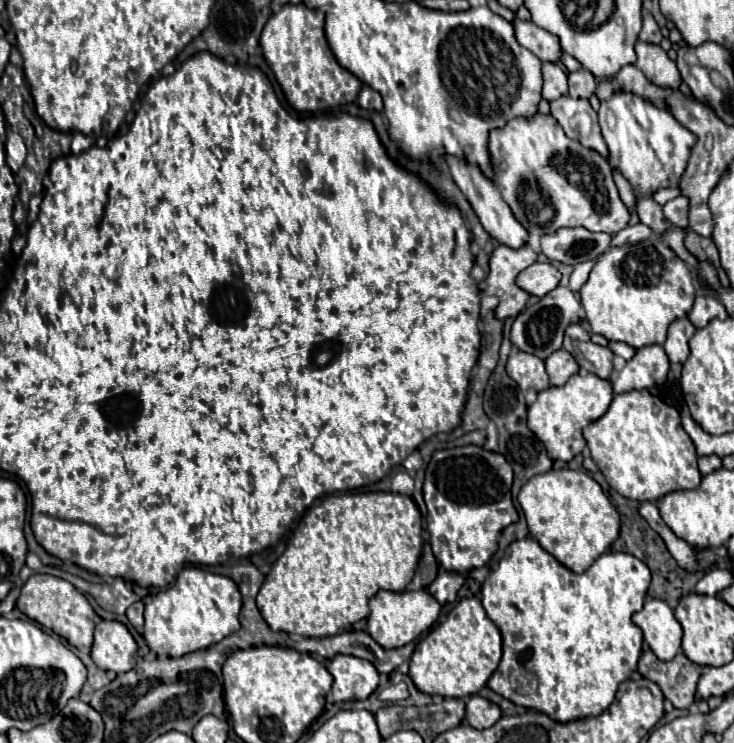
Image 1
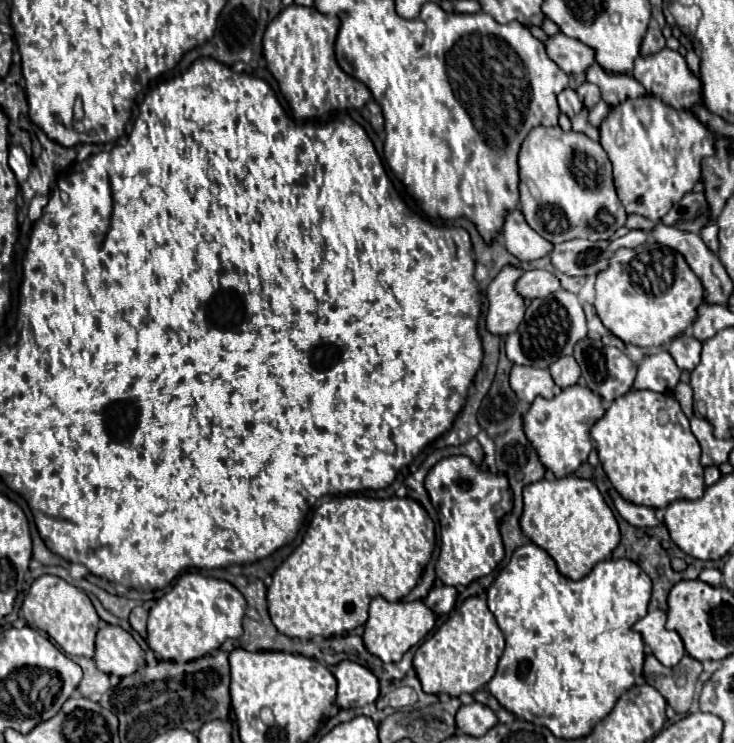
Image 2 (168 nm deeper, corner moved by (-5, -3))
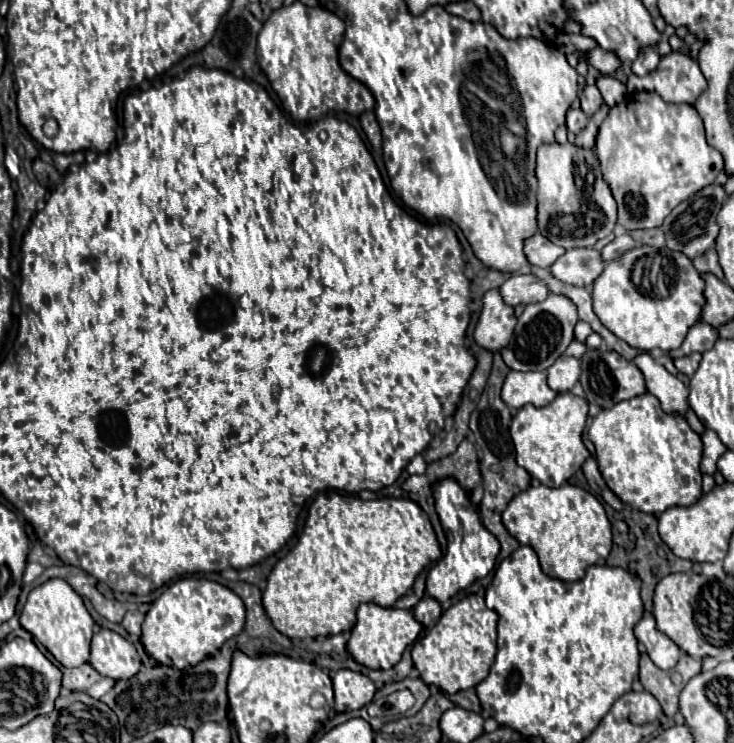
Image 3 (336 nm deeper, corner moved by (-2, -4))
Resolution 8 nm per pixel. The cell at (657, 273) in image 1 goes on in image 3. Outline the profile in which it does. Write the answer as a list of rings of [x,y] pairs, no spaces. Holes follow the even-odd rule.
[[[635,247],[623,253],[619,259],[609,261],[605,265],[605,271],[595,279],[593,309],[599,321],[627,345],[641,351],[651,351],[651,349],[673,351],[679,349],[689,327],[695,325],[701,317],[701,307],[705,303],[703,287],[705,287],[703,279],[699,277],[691,259],[687,259],[683,253],[671,251],[667,247],[663,247],[661,251],[655,247]]]

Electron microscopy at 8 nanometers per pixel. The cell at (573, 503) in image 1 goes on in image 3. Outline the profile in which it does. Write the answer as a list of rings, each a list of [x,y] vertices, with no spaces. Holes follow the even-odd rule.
[[[531,485],[515,495],[503,511],[503,525],[523,545],[535,549],[543,571],[561,581],[579,581],[589,565],[605,559],[611,551],[611,523],[603,505],[577,485],[545,487]]]

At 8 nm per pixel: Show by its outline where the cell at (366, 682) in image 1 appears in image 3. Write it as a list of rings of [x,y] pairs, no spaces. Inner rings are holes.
[[[339,669],[333,677],[335,711],[349,711],[367,707],[375,695],[373,681],[357,671]]]

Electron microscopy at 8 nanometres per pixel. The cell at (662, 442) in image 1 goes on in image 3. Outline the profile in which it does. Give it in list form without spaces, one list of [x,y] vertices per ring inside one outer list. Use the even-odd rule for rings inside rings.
[[[649,391],[621,401],[611,409],[603,409],[591,423],[587,437],[595,445],[599,471],[607,487],[627,505],[643,513],[663,513],[673,505],[693,505],[701,497],[701,471],[699,471],[699,451],[703,445],[699,435],[689,429],[689,423],[679,413],[665,413],[659,405],[659,399]]]

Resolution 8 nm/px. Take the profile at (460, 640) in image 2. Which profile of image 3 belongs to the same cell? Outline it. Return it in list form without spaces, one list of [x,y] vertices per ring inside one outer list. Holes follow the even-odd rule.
[[[467,595],[449,607],[437,625],[429,629],[411,649],[415,669],[427,687],[437,687],[447,695],[477,687],[489,673],[497,653],[497,613],[485,605],[481,595]]]

